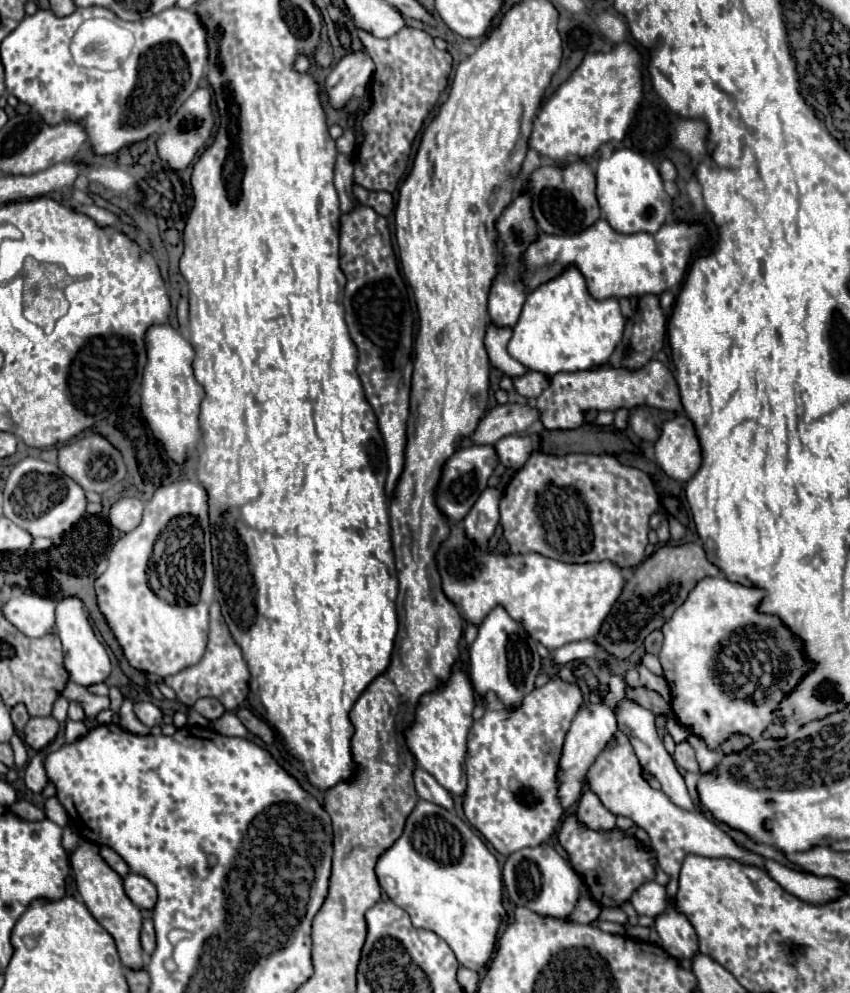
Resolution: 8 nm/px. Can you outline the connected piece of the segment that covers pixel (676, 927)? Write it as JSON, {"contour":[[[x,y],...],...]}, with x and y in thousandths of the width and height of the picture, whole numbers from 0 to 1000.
{"contour":[[[789,909],[778,921],[771,923],[773,940],[780,948],[780,956],[794,964],[794,966],[815,966],[818,960],[822,960],[820,942],[808,927],[806,921],[801,921],[794,911]]]}

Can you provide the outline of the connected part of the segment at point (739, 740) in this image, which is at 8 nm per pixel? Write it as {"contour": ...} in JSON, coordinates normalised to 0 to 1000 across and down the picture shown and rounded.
{"contour":[[[862,740],[862,742],[858,742],[858,744],[848,750],[848,754],[851,754],[851,758],[874,756],[881,748],[884,748],[884,744],[881,744],[881,742],[876,742],[876,740]]]}

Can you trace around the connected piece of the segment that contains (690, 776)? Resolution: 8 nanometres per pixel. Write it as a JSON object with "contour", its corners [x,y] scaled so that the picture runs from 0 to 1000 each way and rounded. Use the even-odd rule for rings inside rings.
{"contour":[[[804,778],[804,784],[806,784],[806,791],[808,791],[808,795],[811,795],[811,799],[813,799],[813,803],[815,803],[815,807],[818,807],[818,811],[820,811],[820,815],[832,823],[832,825],[836,825],[836,827],[841,827],[839,823],[836,823],[836,819],[834,817],[829,817],[827,813],[825,813],[825,809],[822,809],[822,805],[820,805],[820,797],[818,797],[818,789],[820,789],[820,778]]]}

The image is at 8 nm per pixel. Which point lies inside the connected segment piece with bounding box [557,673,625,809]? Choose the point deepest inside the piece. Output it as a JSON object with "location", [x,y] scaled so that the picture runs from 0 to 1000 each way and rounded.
{"location":[700,729]}

